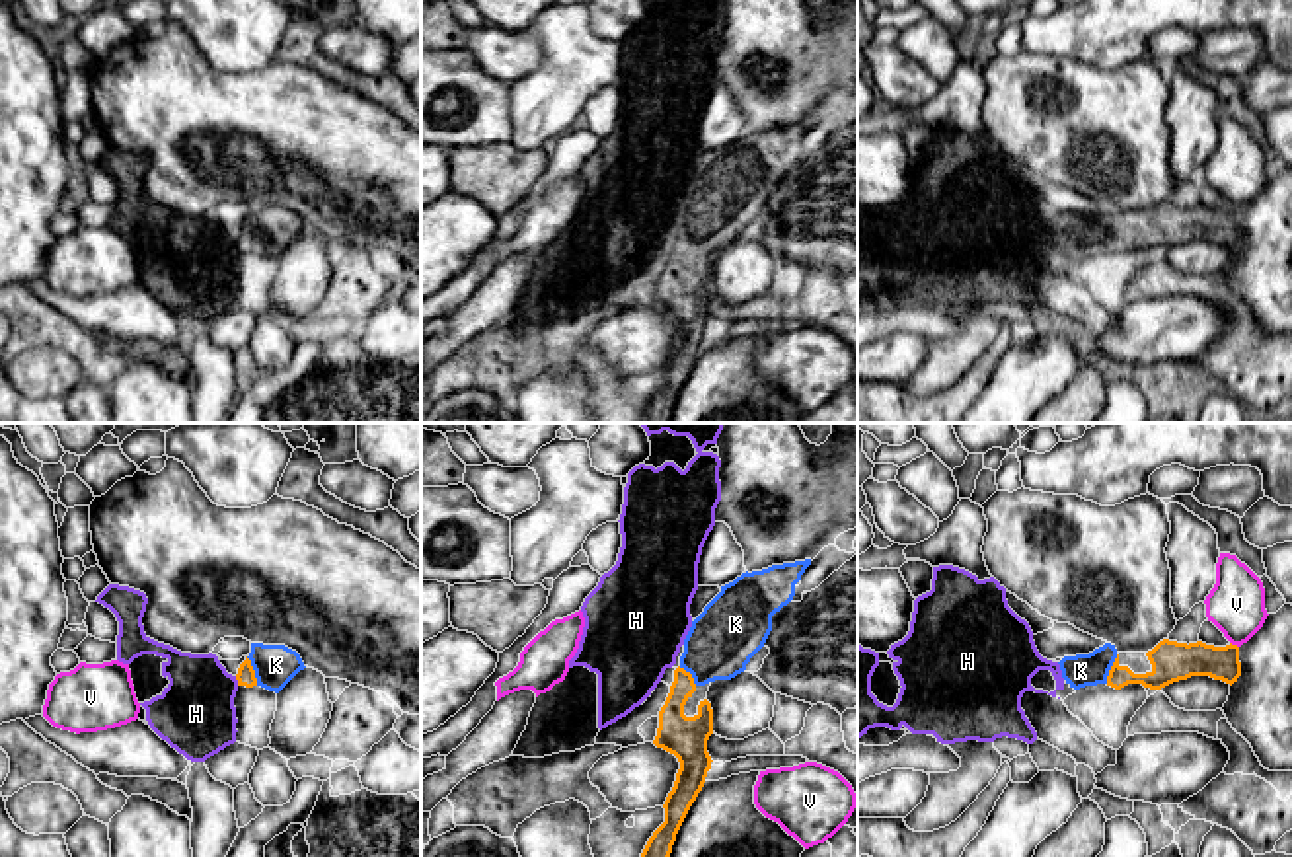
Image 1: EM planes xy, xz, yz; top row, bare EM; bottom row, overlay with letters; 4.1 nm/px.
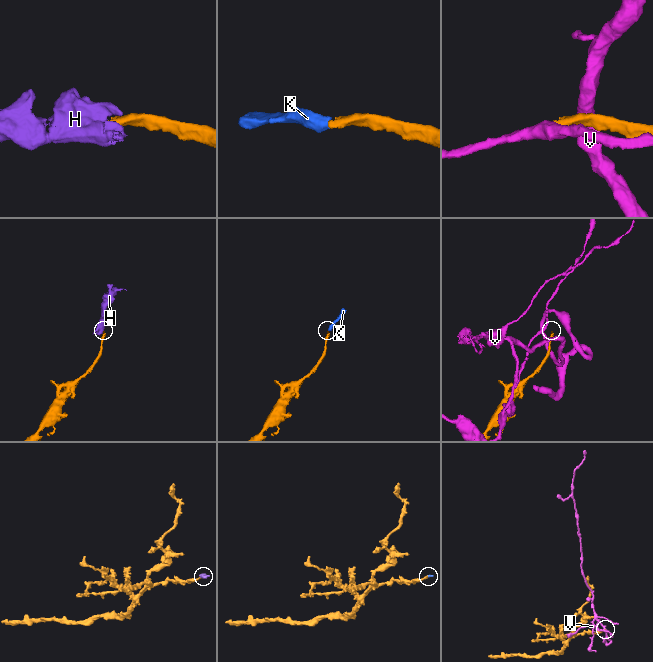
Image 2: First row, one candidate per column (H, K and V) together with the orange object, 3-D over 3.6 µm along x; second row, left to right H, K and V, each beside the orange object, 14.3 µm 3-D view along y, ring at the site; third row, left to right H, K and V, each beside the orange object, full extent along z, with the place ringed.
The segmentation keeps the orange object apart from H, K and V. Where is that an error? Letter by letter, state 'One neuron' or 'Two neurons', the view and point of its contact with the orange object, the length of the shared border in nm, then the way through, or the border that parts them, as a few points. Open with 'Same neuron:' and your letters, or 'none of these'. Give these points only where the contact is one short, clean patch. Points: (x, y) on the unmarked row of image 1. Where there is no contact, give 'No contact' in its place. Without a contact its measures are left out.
Same neuron: K
H: Two neurons. Touches orange at xy (236, 242). Shared border 40 nm. Boundary: xy (234, 240), (238, 248)
K: One neuron. Touches orange at xy (254, 234). Shared border 130 nm. Path across: xy (246, 238), (254, 234), (275, 228)
V: Two neurons. Touches orange at yz (1234, 209). Shared border 50 nm. Boundary: yz (1230, 205), (1238, 211)

